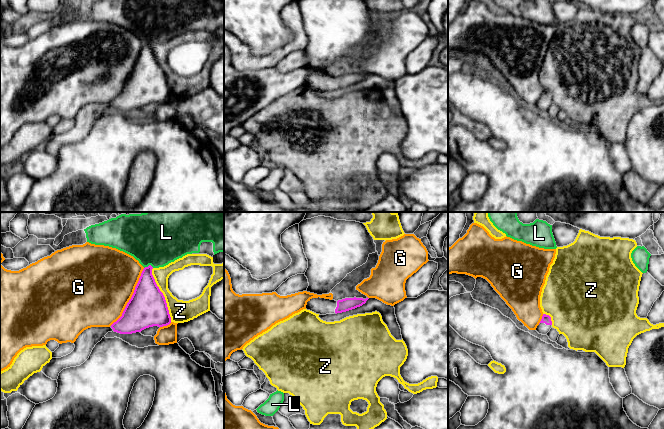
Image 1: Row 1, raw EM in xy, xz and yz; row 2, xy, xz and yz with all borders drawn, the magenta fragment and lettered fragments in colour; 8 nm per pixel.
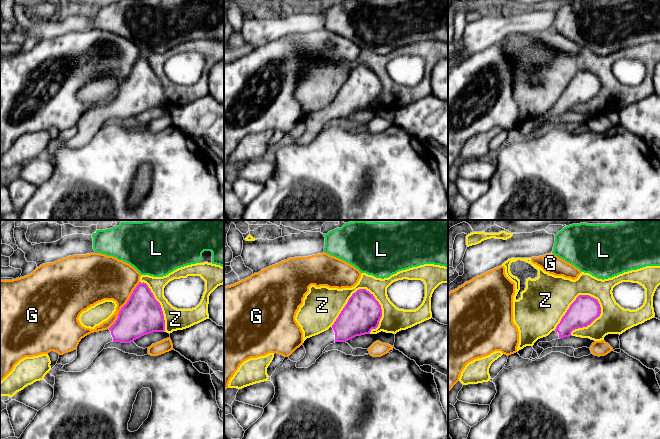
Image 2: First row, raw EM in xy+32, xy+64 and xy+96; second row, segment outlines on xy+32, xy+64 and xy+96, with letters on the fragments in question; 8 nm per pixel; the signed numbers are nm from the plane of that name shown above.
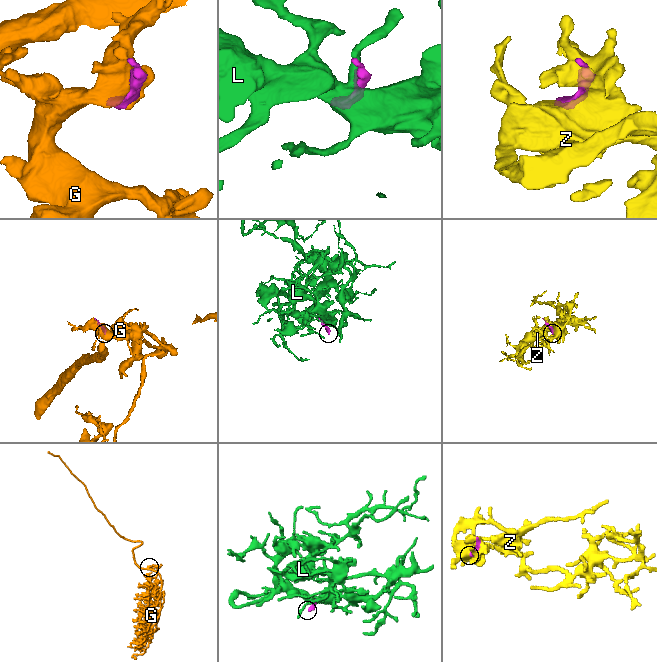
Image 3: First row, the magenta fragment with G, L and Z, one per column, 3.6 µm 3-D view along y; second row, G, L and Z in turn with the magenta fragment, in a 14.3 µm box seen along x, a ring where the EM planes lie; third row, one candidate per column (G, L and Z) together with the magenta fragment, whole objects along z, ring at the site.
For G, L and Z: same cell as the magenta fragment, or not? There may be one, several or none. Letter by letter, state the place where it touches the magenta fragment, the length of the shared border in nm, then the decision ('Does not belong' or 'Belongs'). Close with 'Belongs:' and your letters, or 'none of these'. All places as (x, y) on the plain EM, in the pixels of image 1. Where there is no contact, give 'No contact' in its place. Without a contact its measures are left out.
G: Touches magenta at xy (131, 73). Shared border 550 nm. Does not belong
L: Touches magenta at xy (149, 41). Shared border 80 nm. Does not belong
Z: Touches magenta at xy (163, 71). Shared border 460 nm. Does not belong
Belongs: none of these

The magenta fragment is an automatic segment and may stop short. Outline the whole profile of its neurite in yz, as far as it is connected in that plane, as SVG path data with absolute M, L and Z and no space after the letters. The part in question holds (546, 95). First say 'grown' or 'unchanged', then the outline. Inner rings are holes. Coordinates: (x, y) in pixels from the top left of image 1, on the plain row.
grown | M543 90L540 100L537 102L536 107L539 110L547 111L552 104L552 97L549 91Z

